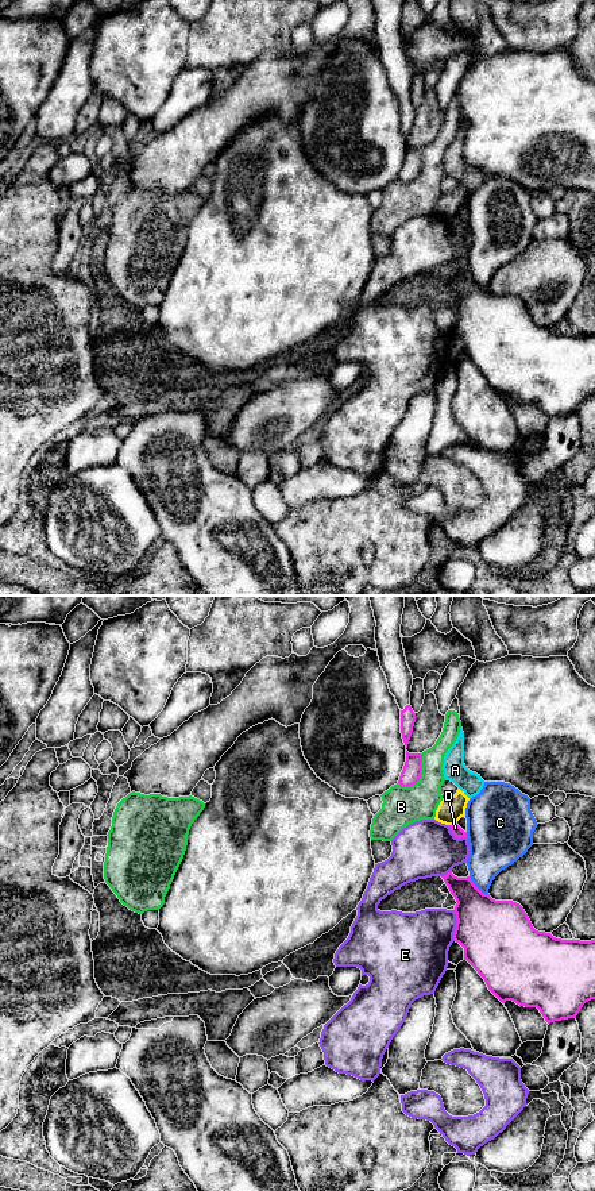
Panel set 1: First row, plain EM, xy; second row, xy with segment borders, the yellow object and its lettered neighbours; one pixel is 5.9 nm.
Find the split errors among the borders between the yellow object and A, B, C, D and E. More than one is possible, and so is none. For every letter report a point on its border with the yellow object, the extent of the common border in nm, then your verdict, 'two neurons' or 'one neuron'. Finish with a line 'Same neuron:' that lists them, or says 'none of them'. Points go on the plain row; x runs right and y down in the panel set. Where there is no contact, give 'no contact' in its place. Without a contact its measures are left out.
A: contact xy (463, 188); length 100 nm; two neurons
B: contact xy (437, 204); length 130 nm; two neurons
C: contact xy (466, 201); length 100 nm; two neurons
D: contact xy (452, 219); length 40 nm; two neurons
E: contact xy (441, 218); length 100 nm; two neurons
Same neuron: none of them

